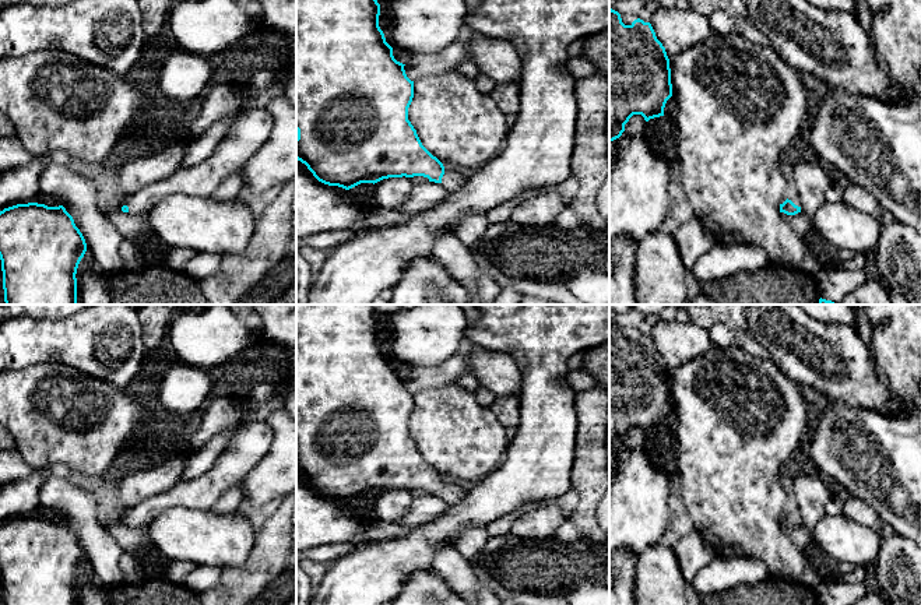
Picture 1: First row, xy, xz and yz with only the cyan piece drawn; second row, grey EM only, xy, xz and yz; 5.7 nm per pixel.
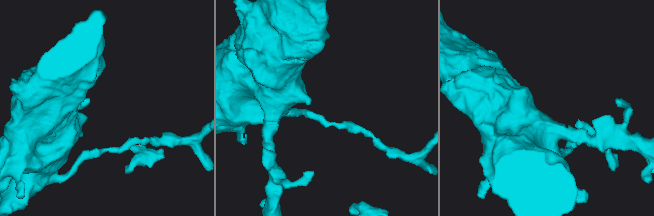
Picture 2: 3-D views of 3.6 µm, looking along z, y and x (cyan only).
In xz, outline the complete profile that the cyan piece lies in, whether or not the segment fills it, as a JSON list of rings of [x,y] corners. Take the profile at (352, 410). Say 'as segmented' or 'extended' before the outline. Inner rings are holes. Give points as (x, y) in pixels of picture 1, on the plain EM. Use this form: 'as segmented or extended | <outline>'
extended | [[[296,305],[296,472],[328,499],[349,503],[361,496],[389,490],[423,489],[442,496],[450,506],[467,493],[465,486],[446,483],[421,455],[408,433],[414,394],[393,369],[379,340],[380,317],[375,305]]]

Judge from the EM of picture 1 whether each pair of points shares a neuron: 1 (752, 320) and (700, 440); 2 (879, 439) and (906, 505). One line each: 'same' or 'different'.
1: different
2: same

